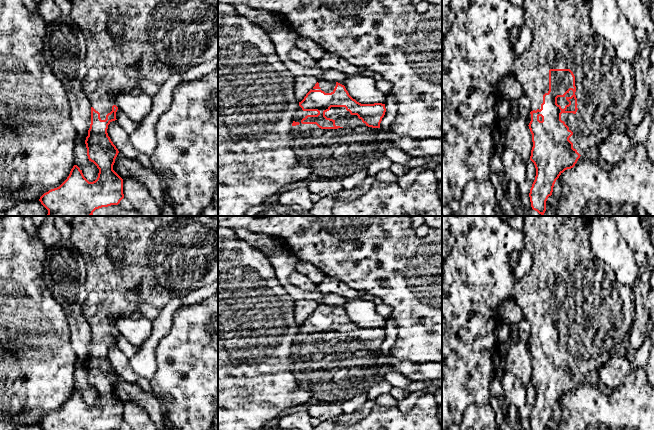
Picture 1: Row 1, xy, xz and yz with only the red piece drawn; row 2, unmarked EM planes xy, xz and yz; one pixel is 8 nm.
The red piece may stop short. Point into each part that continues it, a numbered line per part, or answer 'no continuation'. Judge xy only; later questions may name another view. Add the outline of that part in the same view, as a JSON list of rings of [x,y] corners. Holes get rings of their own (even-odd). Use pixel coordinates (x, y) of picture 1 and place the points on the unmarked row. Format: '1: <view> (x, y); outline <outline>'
1: xy (164, 257); outline [[[74,216],[70,226],[72,231],[69,244],[81,253],[87,266],[85,279],[87,296],[82,302],[82,312],[91,327],[91,331],[100,337],[101,344],[105,344],[106,339],[112,335],[112,330],[116,328],[115,321],[119,317],[130,317],[139,312],[142,304],[149,304],[162,310],[173,298],[185,296],[189,292],[210,285],[218,279],[218,218],[213,216]],[[111,247],[122,249],[119,268],[113,265],[109,256]]]

